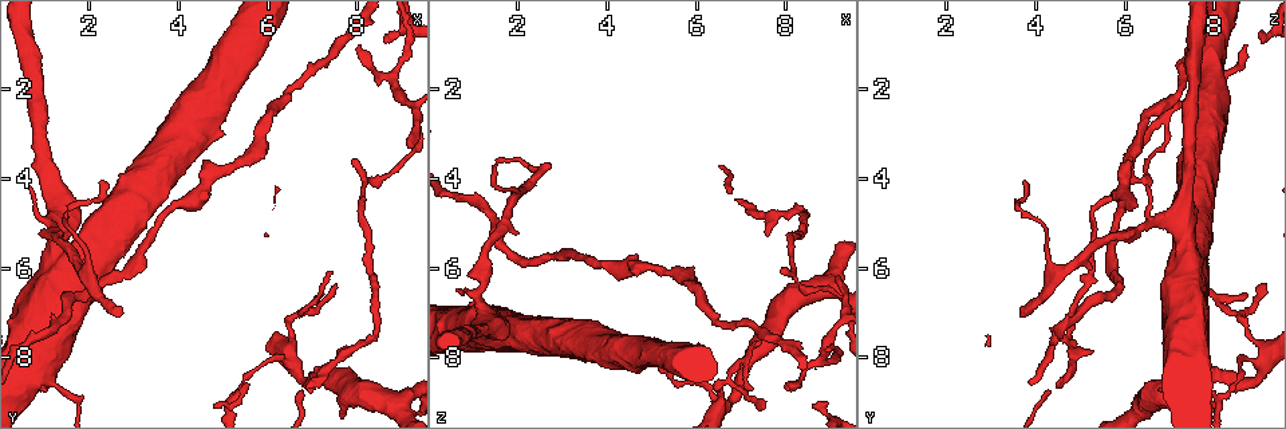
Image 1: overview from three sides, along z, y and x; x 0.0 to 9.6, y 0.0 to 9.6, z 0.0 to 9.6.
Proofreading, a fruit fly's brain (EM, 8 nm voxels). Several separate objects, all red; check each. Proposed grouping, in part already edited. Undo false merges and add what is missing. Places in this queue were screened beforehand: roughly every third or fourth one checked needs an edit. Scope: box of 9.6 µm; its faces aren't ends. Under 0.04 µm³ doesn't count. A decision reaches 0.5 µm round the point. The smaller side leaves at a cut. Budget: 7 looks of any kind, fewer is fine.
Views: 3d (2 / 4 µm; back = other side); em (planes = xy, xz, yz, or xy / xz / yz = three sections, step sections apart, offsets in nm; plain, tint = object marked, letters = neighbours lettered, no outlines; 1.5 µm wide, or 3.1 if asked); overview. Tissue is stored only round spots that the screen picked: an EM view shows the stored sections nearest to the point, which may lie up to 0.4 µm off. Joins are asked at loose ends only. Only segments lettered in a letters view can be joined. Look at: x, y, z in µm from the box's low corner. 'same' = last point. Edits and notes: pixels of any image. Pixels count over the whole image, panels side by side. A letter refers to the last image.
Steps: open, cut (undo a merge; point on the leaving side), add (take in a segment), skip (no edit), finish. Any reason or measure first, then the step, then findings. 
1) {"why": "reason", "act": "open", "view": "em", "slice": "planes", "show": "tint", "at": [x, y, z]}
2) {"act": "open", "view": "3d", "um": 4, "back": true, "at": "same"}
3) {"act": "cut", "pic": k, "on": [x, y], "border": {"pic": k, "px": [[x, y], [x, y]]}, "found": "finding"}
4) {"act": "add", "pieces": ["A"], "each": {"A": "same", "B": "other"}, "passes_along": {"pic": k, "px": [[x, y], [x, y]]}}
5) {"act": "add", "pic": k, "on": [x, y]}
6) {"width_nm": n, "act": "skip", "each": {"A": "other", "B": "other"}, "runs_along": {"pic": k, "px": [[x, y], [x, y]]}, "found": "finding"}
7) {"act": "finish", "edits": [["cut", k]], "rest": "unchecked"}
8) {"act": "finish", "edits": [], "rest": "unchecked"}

{"why": "branch stops here", "act": "open", "view": "em", "slice": "xy", "step": 4, "show": "letters", "at": [7.50, 6.40, 9.15]}

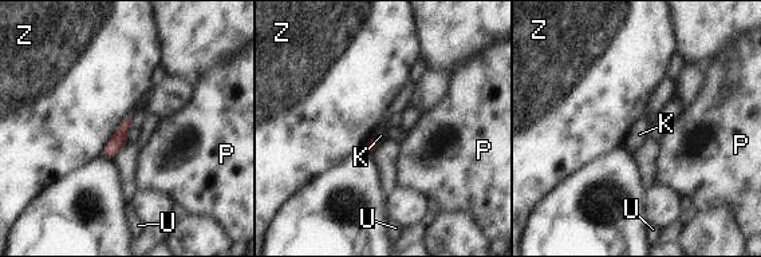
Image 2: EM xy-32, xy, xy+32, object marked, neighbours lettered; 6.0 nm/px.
{"why": "another direction", "act": "open", "view": "em", "slice": "planes", "show": "letters", "at": "same"}

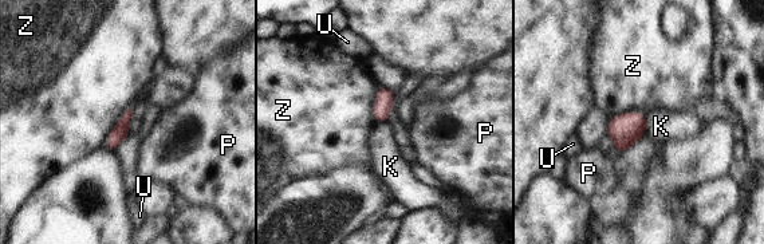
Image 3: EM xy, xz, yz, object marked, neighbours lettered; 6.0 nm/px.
{"longest_contact_nm": ["Z", 300], "act": "skip", "each": {"K": "other", "P": "other", "U": "other", "Z": "other"}, "border": {"pic": 3, "px": [[645, 117], [646, 132]]}, "found": "no lettered segment goes on from it"}

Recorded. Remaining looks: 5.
{"why": "branch stops here", "act": "open", "view": "3d", "um": 4, "at": [8.10, 1.00, 8.60]}

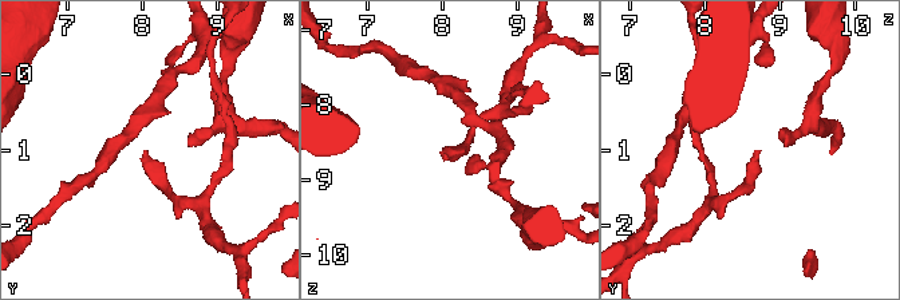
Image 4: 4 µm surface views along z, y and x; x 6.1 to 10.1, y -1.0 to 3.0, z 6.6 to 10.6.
{"why": "shape alone is not enough", "act": "open", "view": "em", "slice": "planes", "show": "letters", "at": [8.00, 1.00, 8.65]}

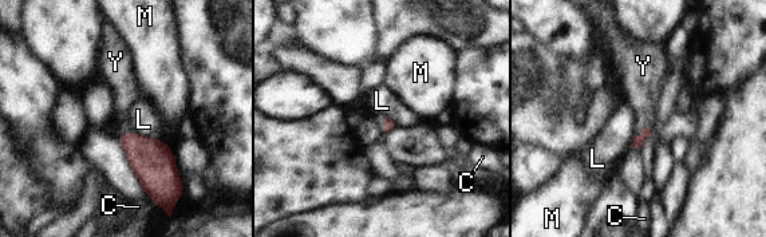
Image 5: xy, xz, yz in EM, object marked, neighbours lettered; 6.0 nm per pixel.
{"act": "add", "pieces": ["Y"], "each": {"C": "other", "L": "other", "M": "other", "Y": "same"}, "passes_along": {"pic": 5, "px": [[639, 139], [643, 131], [642, 90]]}, "found": "it goes on there"}

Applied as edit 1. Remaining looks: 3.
{"why": "redraw", "act": "open", "view": "overview"}

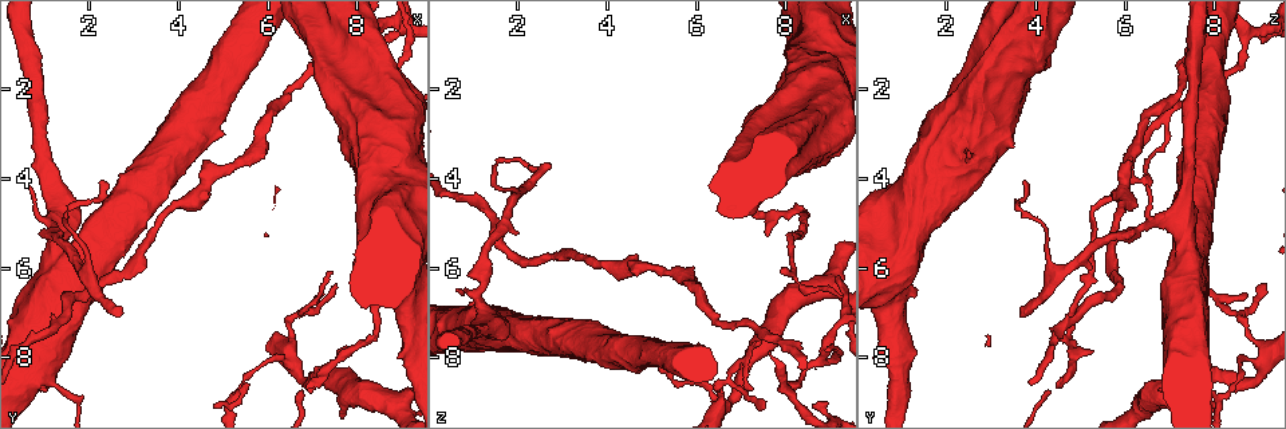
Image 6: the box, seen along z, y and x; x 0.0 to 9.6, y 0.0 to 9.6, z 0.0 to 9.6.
{"why": "free end", "act": "open", "view": "em", "slice": "xz", "step": 4, "show": "plain", "at": [2.65, 7.15, 3.55]}

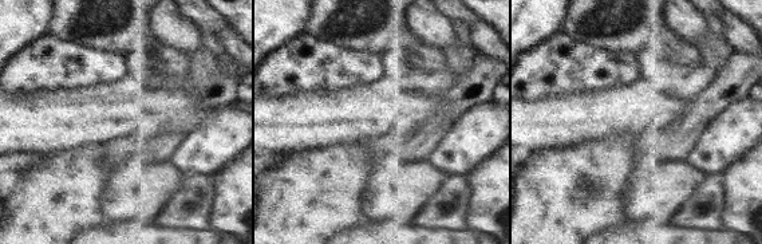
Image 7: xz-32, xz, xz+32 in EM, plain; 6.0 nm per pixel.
{"act": "open", "view": "em", "slice": "xz", "step": 4, "show": "letters", "at": "same"}

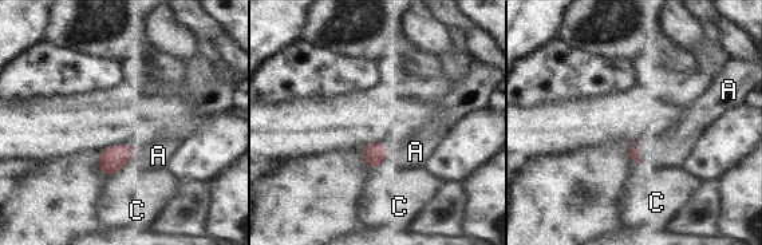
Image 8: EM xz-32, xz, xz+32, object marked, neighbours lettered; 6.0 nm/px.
{"act": "add", "pieces": ["A"], "each": {"A": "same", "C": "other"}, "passes_along": {"pic": 8, "px": [[372, 154], [383, 153], [415, 151]]}, "found": "it goes on there"}

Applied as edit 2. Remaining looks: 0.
{"act": "finish", "edits": [["add", 5], ["add", 8]], "rest": "unchecked"}

